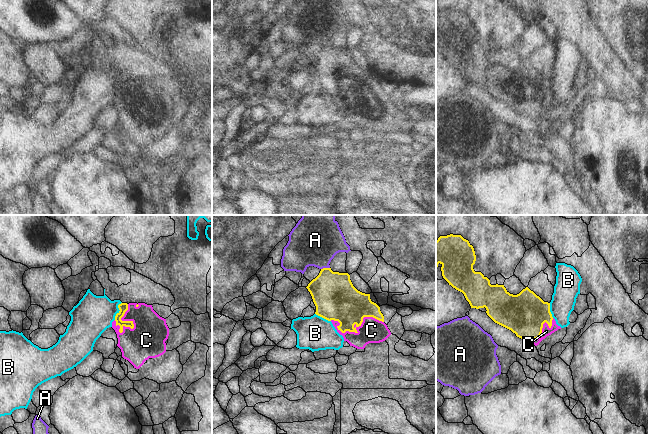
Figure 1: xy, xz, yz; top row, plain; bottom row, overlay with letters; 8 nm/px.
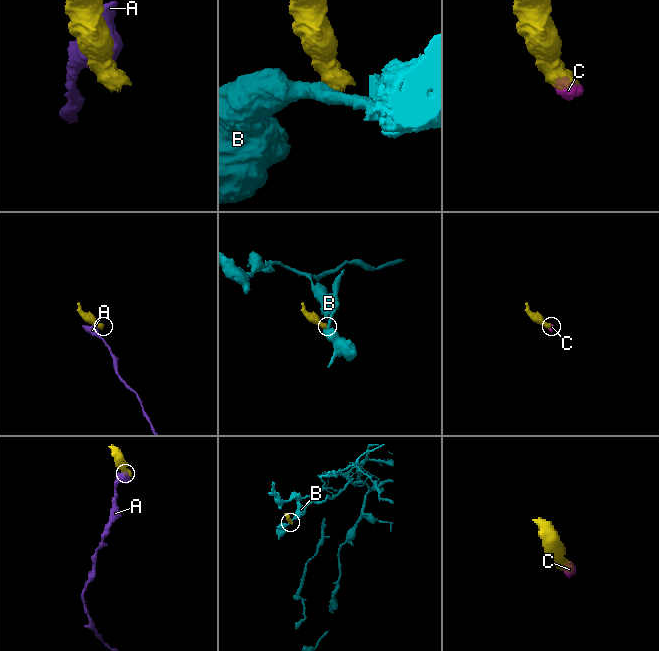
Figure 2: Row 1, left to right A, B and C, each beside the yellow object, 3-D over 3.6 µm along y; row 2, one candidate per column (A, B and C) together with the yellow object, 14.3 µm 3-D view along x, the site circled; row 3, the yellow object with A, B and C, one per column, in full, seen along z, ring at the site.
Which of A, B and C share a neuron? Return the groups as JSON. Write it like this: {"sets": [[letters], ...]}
{"sets": [["A"], ["B"], ["C"]]}

